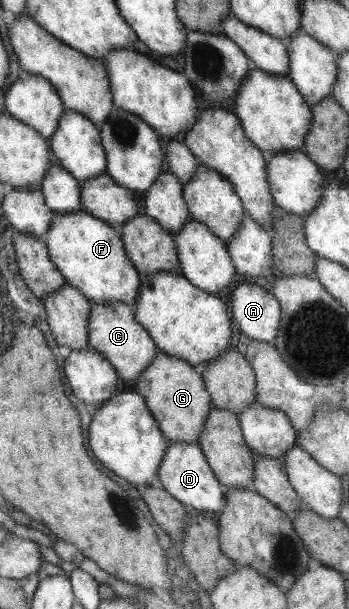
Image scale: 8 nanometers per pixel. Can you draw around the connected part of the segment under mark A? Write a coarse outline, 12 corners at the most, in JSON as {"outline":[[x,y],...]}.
{"outline":[[242,280],[227,295],[238,332],[274,343],[283,313],[273,294]]}

